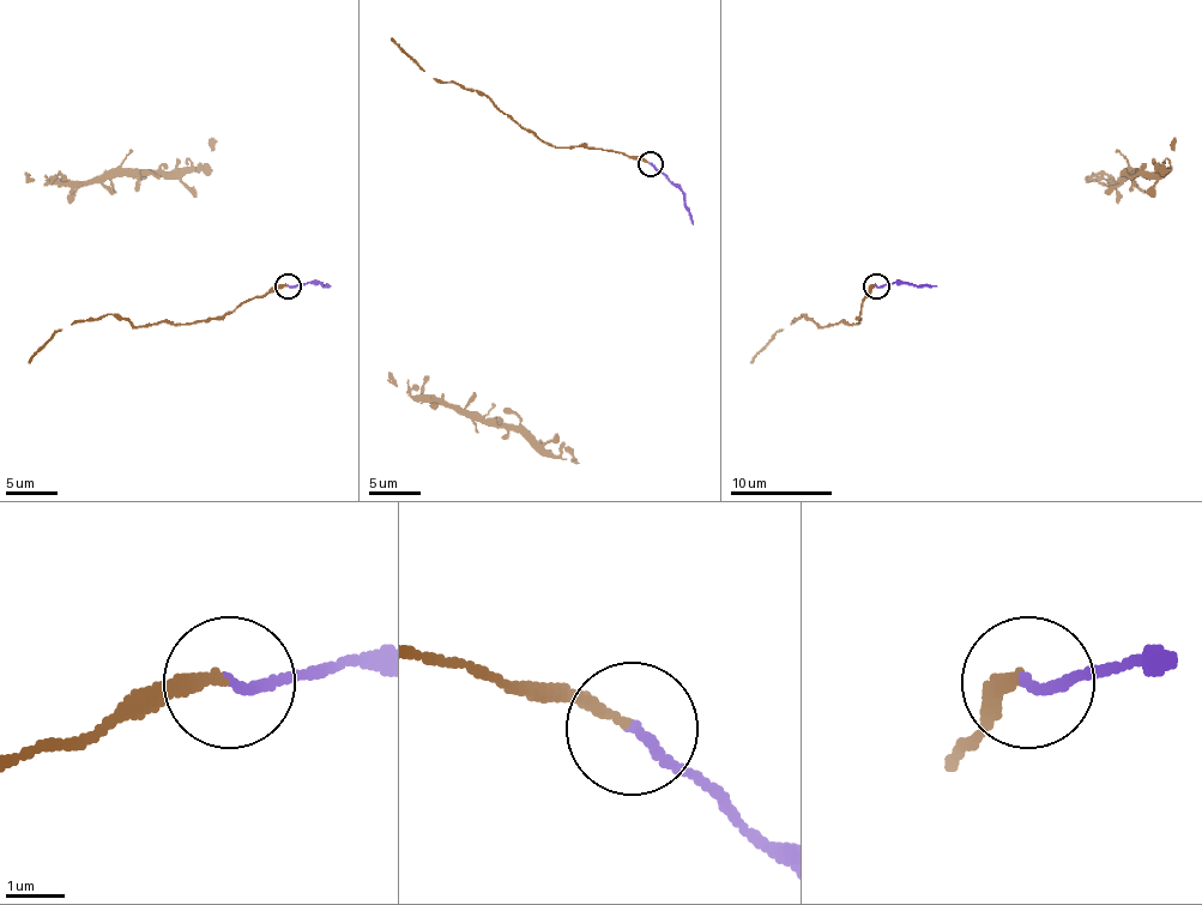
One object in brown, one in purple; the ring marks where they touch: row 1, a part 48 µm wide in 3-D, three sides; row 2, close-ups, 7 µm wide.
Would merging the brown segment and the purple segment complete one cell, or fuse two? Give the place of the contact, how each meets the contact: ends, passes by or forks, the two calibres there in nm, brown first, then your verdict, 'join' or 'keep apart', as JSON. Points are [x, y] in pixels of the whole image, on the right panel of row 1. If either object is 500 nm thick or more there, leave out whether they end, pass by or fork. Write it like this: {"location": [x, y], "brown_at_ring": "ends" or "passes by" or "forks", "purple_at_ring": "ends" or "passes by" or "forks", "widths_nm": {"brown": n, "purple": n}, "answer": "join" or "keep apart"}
{"location": [876, 285], "brown_at_ring": "ends", "purple_at_ring": "ends", "widths_nm": {"brown": 220, "purple": 170}, "answer": "join"}

